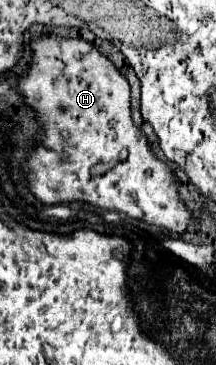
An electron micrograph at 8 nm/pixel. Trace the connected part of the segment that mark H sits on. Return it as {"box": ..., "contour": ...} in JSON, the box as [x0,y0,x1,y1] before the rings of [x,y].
{"box":[19,39,191,233],"contour":[[[35,39],[33,65],[29,75],[21,79],[19,89],[45,125],[41,145],[25,165],[25,171],[29,171],[29,183],[35,187],[31,193],[37,199],[47,205],[87,201],[103,209],[117,209],[133,219],[159,225],[171,233],[183,233],[187,229],[191,217],[175,191],[173,173],[149,151],[147,139],[137,137],[137,127],[133,125],[129,111],[129,83],[93,45],[83,39]]]}

